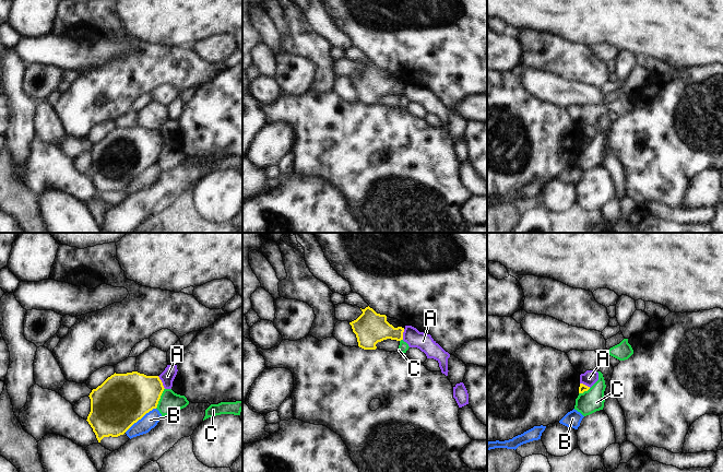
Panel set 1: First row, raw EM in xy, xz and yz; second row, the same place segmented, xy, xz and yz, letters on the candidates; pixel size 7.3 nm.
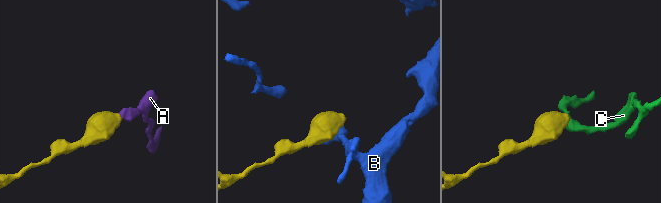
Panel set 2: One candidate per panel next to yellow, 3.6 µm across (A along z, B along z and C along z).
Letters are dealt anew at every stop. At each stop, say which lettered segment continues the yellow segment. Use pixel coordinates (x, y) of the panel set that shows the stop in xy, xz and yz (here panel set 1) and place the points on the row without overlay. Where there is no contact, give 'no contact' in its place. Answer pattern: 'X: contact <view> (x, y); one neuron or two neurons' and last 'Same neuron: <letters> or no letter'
A: contact xy (162, 138); two neurons
B: contact xy (140, 174); two neurons
C: contact xy (159, 153); two neurons
Same neuron: no letter

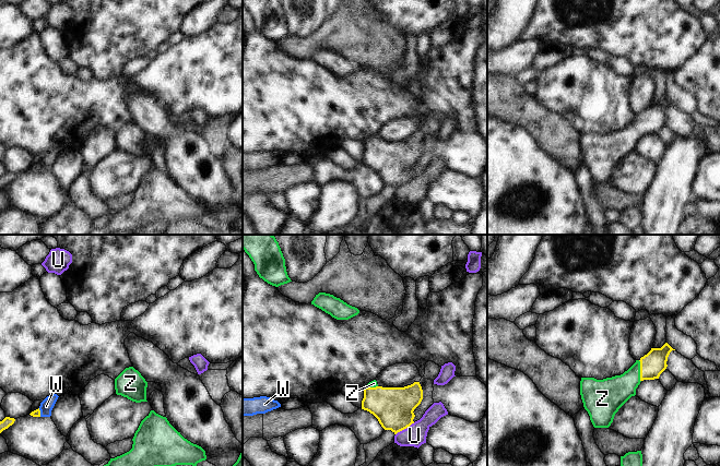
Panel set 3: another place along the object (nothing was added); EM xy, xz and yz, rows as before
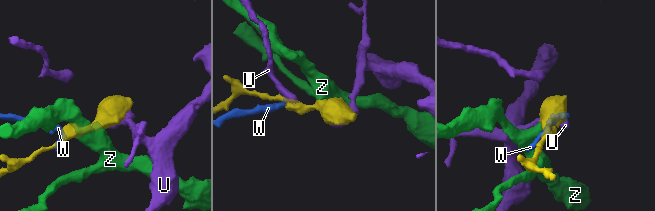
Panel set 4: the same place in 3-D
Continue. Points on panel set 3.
U: contact xz (404, 183); two neurons
W: contact xy (39, 168); two neurons
Z: contact yz (640, 127); one neuron
Same neuron: Z

